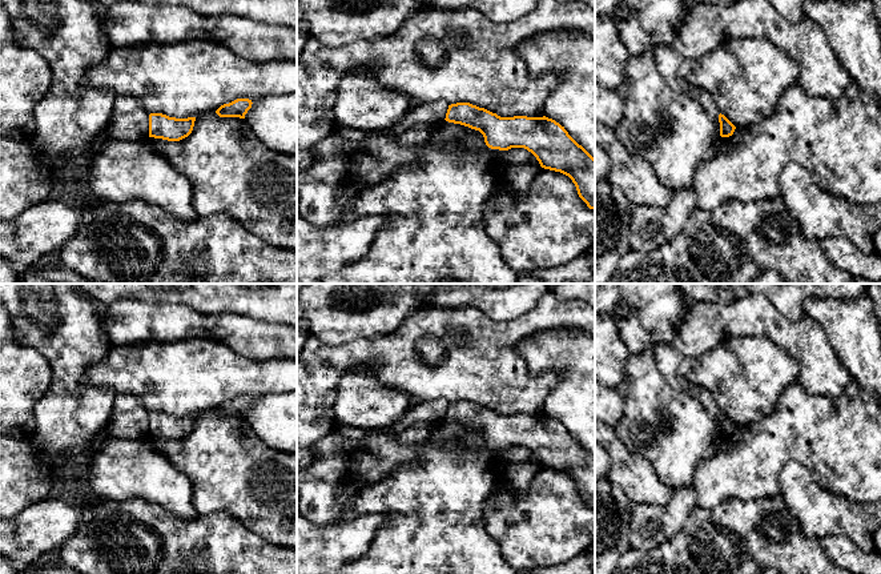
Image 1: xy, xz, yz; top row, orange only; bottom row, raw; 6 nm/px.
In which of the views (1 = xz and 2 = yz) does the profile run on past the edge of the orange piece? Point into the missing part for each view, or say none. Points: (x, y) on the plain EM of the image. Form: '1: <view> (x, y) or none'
1: none
2: none

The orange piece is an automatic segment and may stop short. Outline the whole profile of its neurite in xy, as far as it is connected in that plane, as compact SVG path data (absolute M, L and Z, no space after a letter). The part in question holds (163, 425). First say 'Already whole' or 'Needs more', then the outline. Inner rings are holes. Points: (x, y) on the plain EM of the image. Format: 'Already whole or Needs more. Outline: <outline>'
Already whole. Outline: M150 412L149 435L180 439L192 431L194 420L196 416L176 417L162 412Z

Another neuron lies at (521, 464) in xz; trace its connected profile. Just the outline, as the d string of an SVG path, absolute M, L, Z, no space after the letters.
M511 446L503 459L504 474L510 485L519 493L527 491L535 473L542 467L536 455L524 446Z

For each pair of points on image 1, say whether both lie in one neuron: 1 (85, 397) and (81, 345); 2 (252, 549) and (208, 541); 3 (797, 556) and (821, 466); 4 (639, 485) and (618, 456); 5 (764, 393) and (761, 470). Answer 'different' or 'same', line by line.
1: same
2: same
3: different
4: same
5: different

